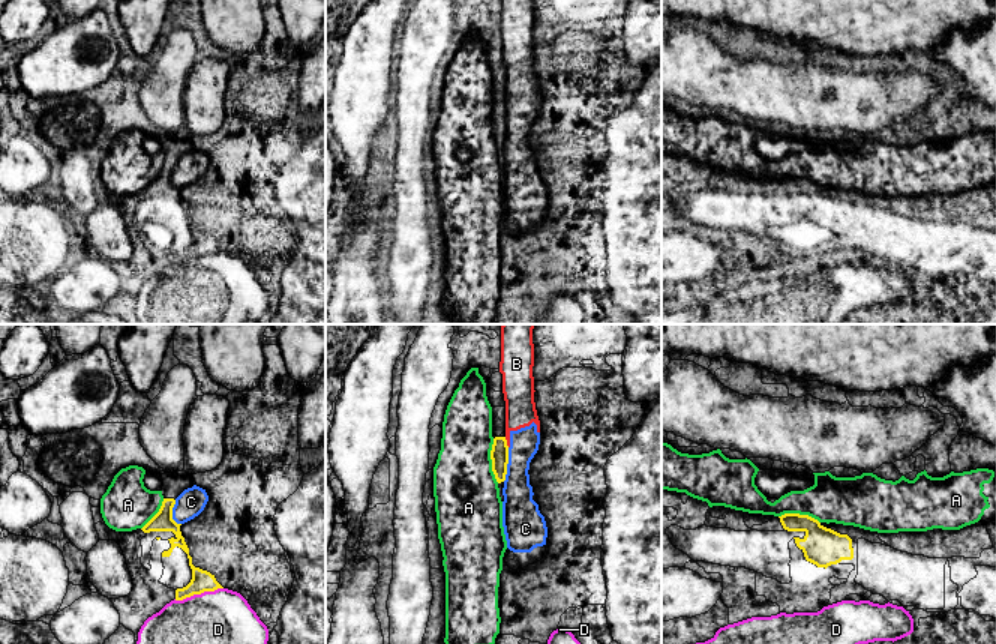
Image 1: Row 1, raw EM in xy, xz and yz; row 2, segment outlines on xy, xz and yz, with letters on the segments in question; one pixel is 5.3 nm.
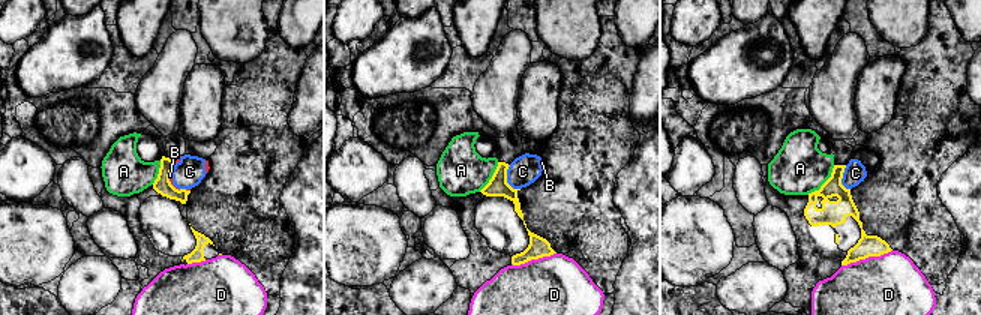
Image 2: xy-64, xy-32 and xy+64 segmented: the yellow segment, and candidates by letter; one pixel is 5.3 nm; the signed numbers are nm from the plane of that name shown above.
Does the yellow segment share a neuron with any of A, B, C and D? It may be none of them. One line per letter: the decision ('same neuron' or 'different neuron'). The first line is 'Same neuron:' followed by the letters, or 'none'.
Same neuron: none
A: different neuron
B: different neuron
C: different neuron
D: different neuron

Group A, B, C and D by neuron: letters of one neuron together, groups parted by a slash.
A / B C / D

